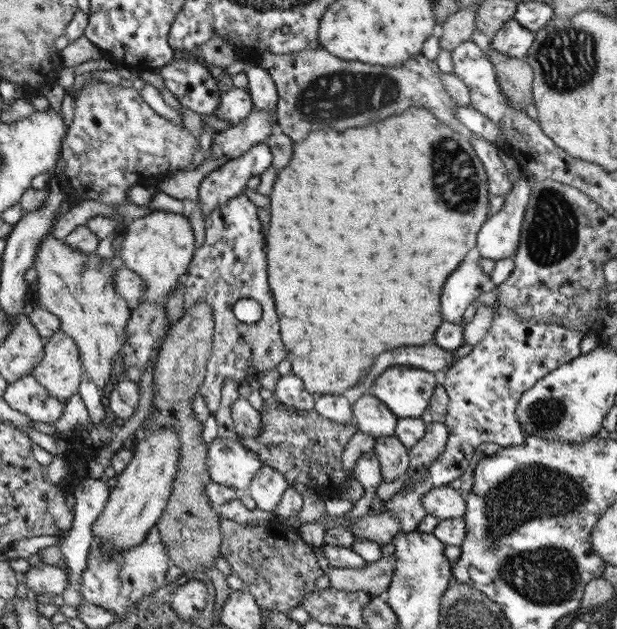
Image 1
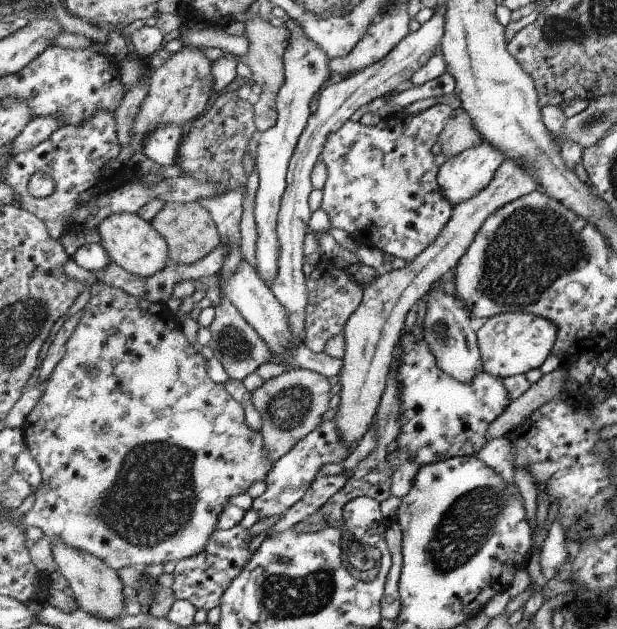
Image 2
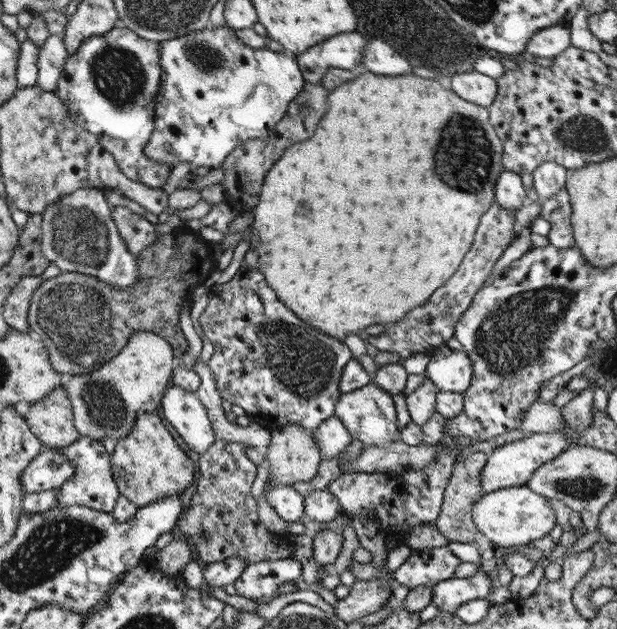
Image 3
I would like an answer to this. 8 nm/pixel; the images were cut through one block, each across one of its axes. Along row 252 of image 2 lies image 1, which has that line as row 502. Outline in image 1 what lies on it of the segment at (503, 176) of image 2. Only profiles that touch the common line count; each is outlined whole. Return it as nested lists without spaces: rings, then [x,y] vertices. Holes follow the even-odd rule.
[[[449,485],[433,488],[423,496],[422,504],[426,514],[440,520],[460,518],[466,512],[465,492]]]

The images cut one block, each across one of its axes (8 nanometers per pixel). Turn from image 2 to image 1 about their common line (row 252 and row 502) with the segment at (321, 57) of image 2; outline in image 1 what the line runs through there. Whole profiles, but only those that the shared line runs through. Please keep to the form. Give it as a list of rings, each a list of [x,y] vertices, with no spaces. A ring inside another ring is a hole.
[[[263,466],[254,475],[248,494],[256,501],[258,509],[273,511],[289,486],[284,476],[275,468]]]

